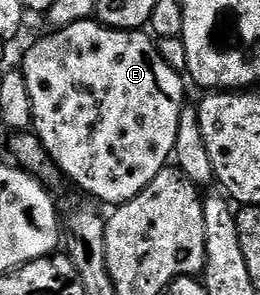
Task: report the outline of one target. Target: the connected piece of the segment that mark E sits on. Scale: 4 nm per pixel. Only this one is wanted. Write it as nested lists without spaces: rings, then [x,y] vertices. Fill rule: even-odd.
[[[97,19],[77,20],[68,26],[51,31],[51,36],[42,36],[26,52],[22,60],[20,71],[24,82],[27,83],[28,97],[31,98],[31,118],[33,120],[32,132],[38,136],[45,150],[57,165],[57,171],[74,184],[79,184],[90,196],[103,200],[109,206],[126,204],[132,198],[136,198],[160,174],[162,169],[171,163],[174,147],[176,146],[176,134],[180,130],[180,118],[182,109],[187,107],[186,84],[183,73],[165,61],[161,56],[161,50],[156,43],[155,37],[146,30],[123,30],[121,28],[107,28]]]

